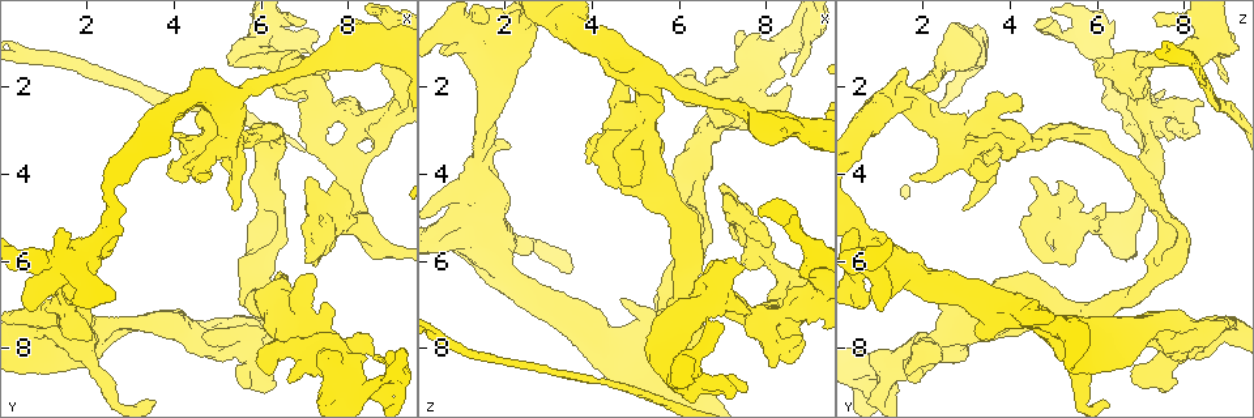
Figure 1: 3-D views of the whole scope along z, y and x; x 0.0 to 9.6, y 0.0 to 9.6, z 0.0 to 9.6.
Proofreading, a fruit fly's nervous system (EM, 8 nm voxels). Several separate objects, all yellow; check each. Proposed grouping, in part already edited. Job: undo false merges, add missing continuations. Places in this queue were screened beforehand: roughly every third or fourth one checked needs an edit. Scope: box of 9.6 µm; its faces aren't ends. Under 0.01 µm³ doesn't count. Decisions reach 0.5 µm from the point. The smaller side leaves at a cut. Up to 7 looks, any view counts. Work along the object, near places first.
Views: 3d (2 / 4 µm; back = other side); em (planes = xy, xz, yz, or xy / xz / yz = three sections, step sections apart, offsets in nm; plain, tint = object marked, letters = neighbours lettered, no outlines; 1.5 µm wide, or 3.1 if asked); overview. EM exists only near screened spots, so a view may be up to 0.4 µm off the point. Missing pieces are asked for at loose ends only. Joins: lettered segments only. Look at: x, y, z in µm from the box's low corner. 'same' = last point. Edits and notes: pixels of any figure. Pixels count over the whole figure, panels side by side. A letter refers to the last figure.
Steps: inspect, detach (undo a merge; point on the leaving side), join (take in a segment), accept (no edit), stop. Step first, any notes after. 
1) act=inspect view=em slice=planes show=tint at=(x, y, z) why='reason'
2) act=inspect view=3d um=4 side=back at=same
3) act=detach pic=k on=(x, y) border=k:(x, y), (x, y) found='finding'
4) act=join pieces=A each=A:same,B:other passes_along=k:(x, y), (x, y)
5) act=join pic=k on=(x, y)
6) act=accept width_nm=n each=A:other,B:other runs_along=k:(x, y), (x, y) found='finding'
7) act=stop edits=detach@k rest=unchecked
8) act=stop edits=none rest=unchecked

act=inspect view=em slice=planes show=letters at=(5.80, 1.20, 7.95)

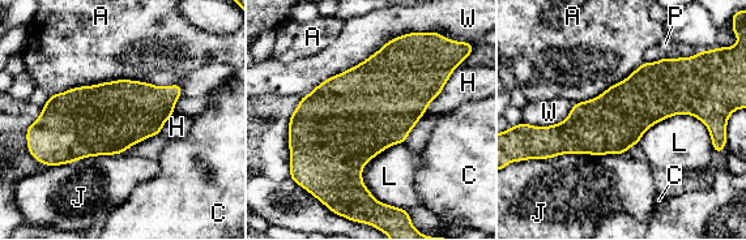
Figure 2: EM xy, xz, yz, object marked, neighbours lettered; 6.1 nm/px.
act=accept width_nm=380 each=A:other,C:other,H:other,J:other,L:other,P:other,W:other runs_along=2:(700, 111), (634, 104), (546, 133) found='continuous, no second neuron'

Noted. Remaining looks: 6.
act=inspect view=3d um=2 at=(7.35, 1.90, 8.90) why='tapers out'

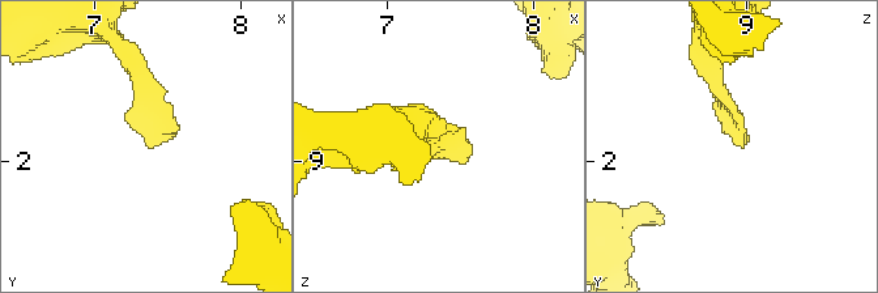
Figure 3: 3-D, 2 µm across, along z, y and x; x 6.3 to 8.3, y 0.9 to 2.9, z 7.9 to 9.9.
act=inspect view=em slice=planes show=plain at=(7.38, 1.84, 8.92)

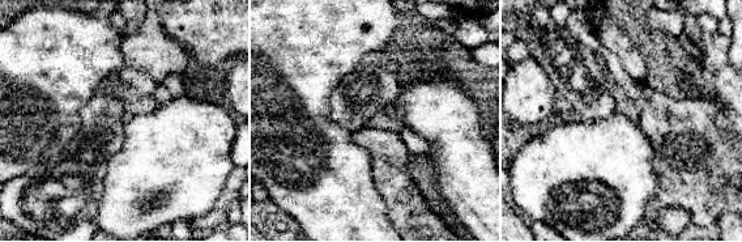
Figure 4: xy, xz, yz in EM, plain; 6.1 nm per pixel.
act=inspect view=em slice=planes show=letters at=same why='see the neighbours'

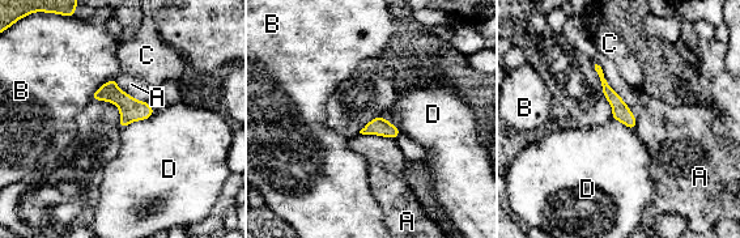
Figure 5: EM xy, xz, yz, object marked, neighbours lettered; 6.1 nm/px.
act=accept width_nm=110 each=A:other,B:other,C:other,D:other border=5:(154, 113), (130, 122), (122, 130) found='none of them fits'

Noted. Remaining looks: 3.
act=inspect view=em slice=planes show=letters at=(6.00, 8.70, 7.70) why='an open end'

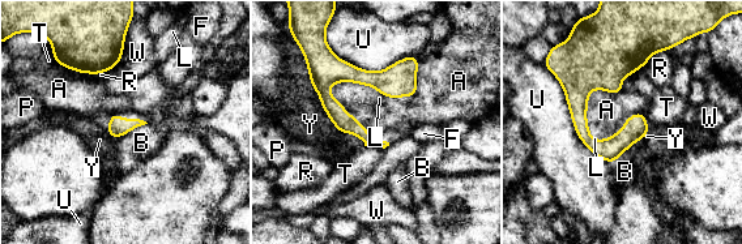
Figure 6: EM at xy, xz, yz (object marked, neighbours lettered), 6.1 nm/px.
act=accept each=A:other,B:other,F:other,L:other,P:other,R:other,T:other,U:other,W:other,Y:other border=6:(362, 84), (335, 82), (328, 91) found='no lettered segment goes on from it'

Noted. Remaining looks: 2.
act=stop edits=none rest=unchecked

